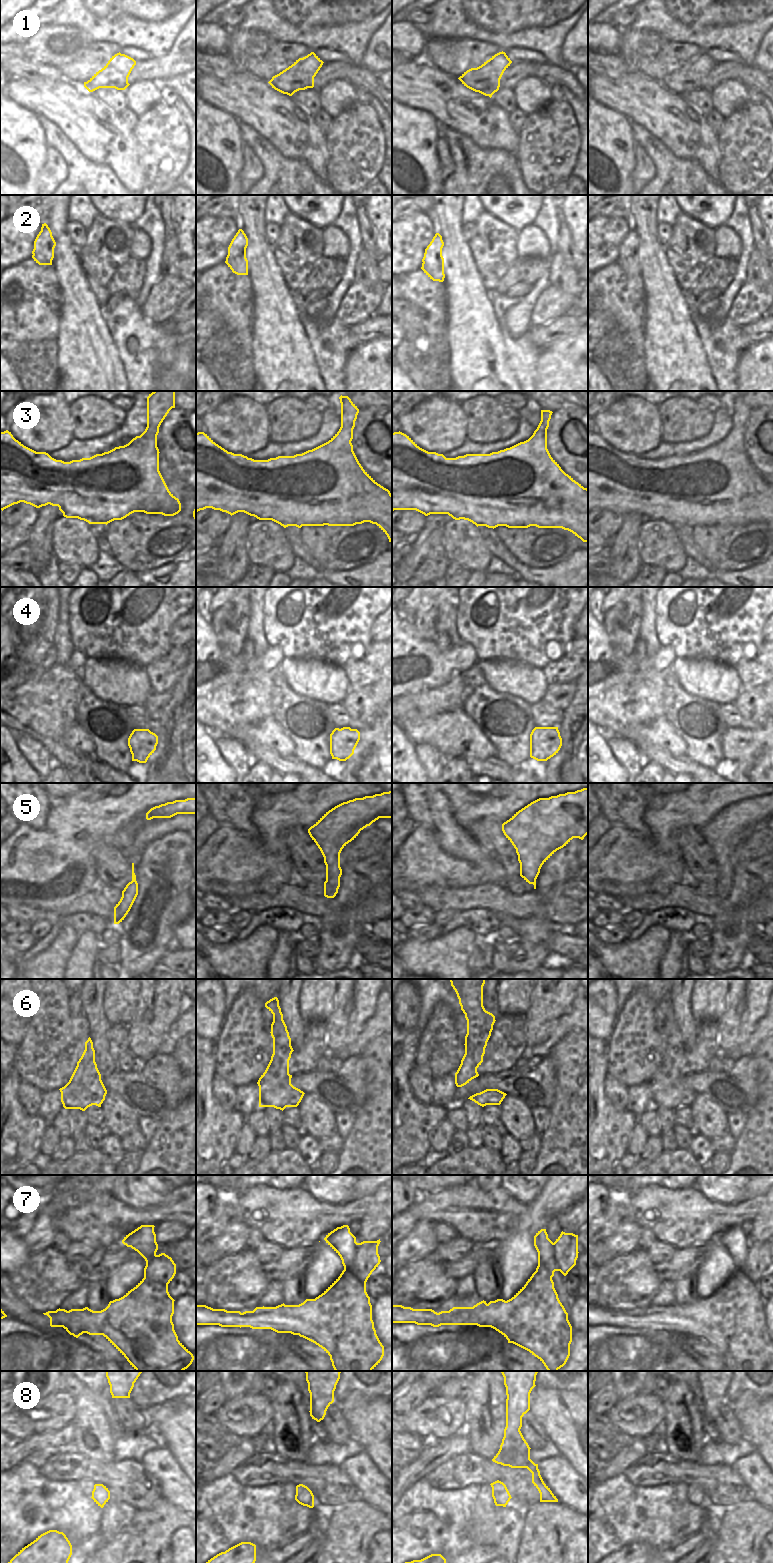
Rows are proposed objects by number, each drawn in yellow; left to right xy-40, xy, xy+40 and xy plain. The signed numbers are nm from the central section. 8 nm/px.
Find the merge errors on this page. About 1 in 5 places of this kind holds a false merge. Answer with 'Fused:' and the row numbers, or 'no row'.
Fused: 2, 7

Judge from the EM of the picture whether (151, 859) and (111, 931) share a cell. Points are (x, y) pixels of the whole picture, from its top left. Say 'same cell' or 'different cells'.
different cells

